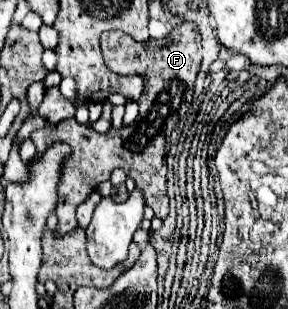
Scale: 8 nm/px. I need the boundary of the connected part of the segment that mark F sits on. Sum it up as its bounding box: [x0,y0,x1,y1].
[31,22,201,236]

